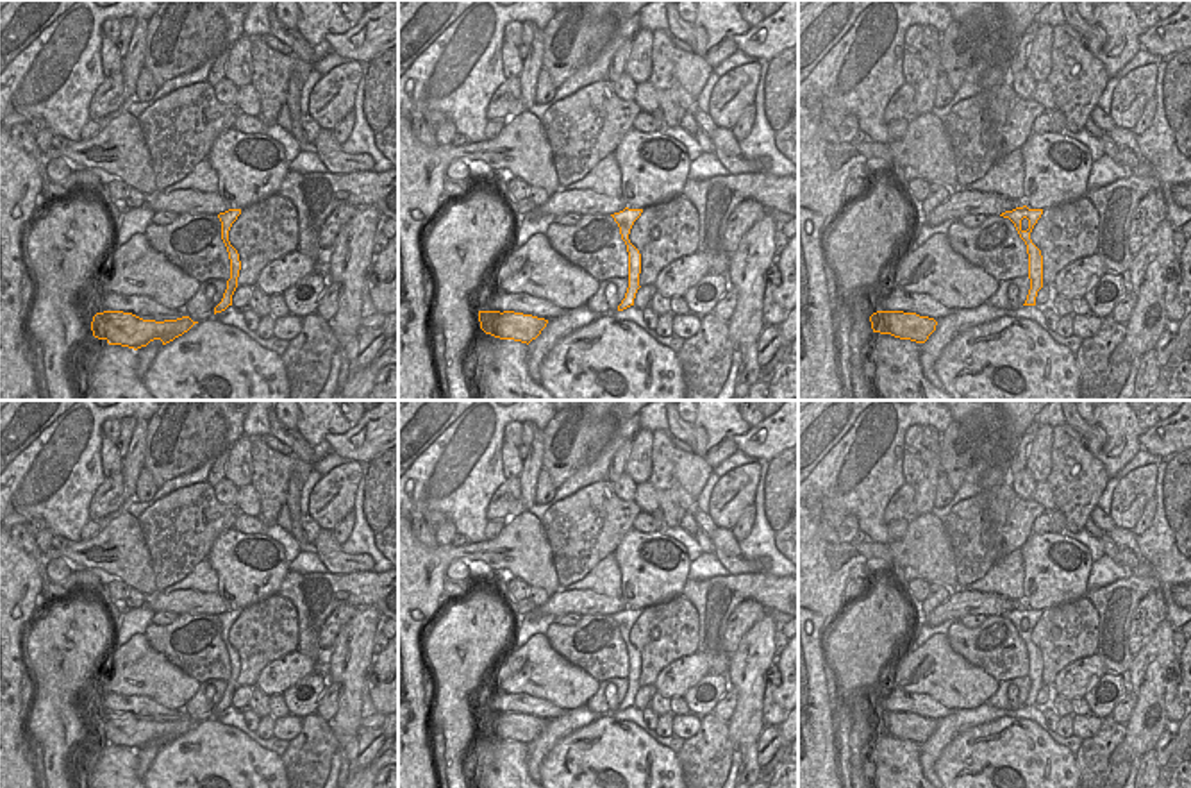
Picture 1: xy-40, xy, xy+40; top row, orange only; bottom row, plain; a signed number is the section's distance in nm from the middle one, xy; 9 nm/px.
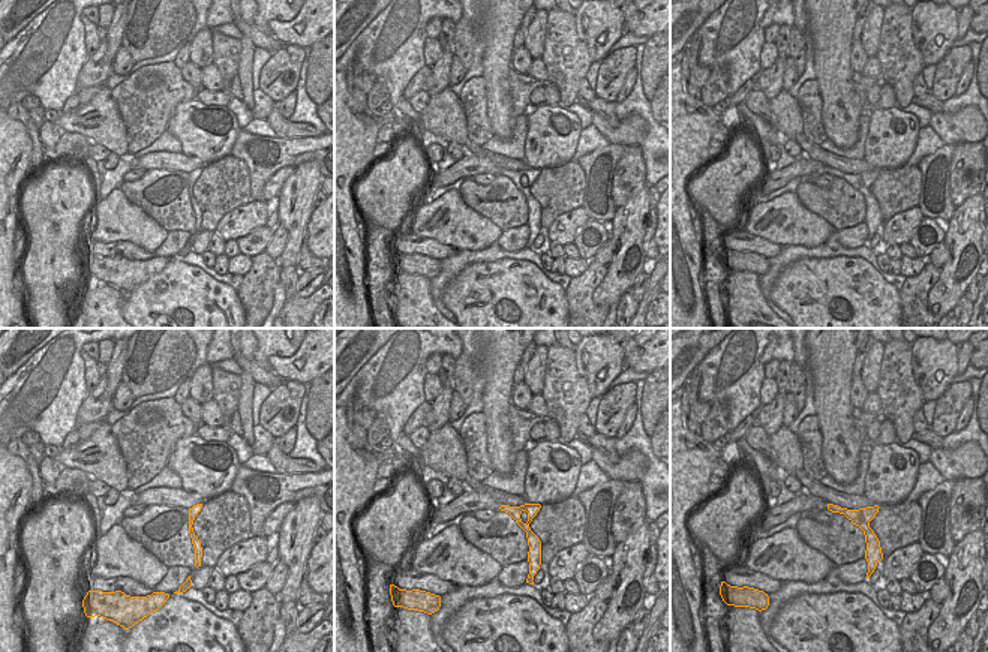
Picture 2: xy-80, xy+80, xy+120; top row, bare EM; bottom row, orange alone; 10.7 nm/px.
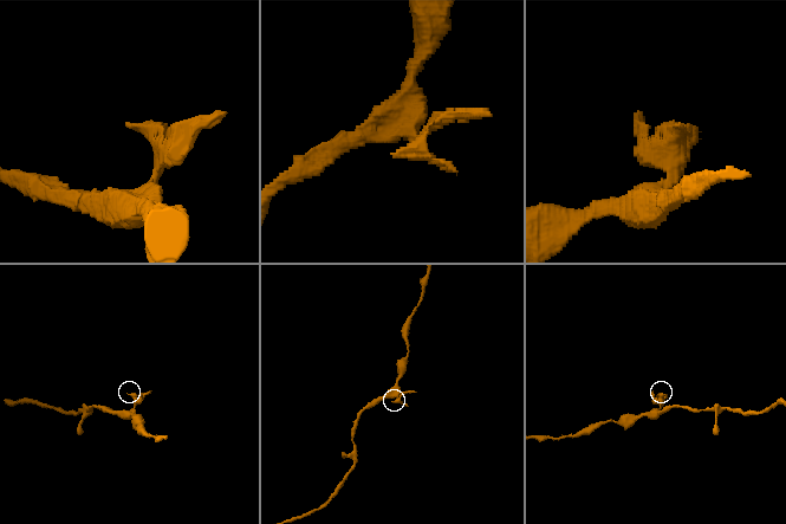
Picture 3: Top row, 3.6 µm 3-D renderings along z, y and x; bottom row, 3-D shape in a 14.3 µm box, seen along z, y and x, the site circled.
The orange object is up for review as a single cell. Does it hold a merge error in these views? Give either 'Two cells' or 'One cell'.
Two cells.

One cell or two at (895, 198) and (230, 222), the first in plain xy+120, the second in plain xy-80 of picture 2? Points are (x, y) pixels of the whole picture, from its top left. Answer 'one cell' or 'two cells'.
two cells

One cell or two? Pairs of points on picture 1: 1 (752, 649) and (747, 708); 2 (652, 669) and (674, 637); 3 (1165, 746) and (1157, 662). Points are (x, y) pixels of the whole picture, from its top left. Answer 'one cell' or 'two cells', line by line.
1: one cell
2: one cell
3: two cells

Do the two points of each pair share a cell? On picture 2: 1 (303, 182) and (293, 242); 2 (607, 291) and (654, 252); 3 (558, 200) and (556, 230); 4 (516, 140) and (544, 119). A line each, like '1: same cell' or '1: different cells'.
1: same cell
2: different cells
3: different cells
4: different cells

